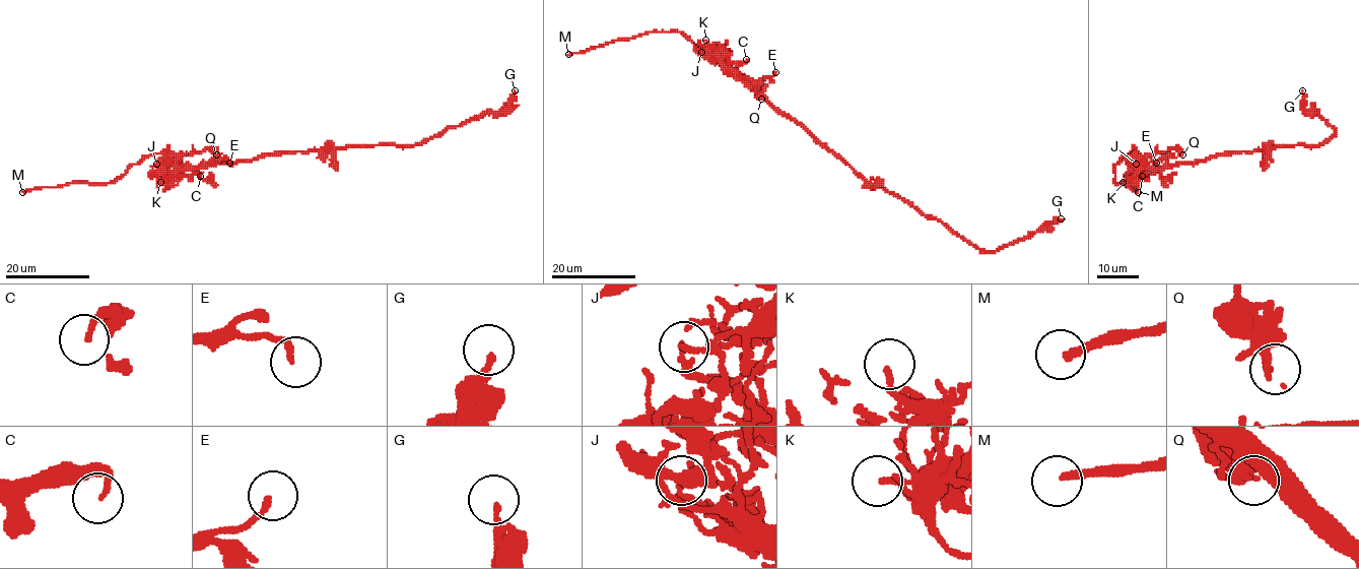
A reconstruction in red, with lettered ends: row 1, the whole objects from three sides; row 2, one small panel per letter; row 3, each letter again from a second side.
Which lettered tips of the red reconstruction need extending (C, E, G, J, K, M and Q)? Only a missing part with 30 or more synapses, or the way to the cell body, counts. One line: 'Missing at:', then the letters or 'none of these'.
Missing at: M

